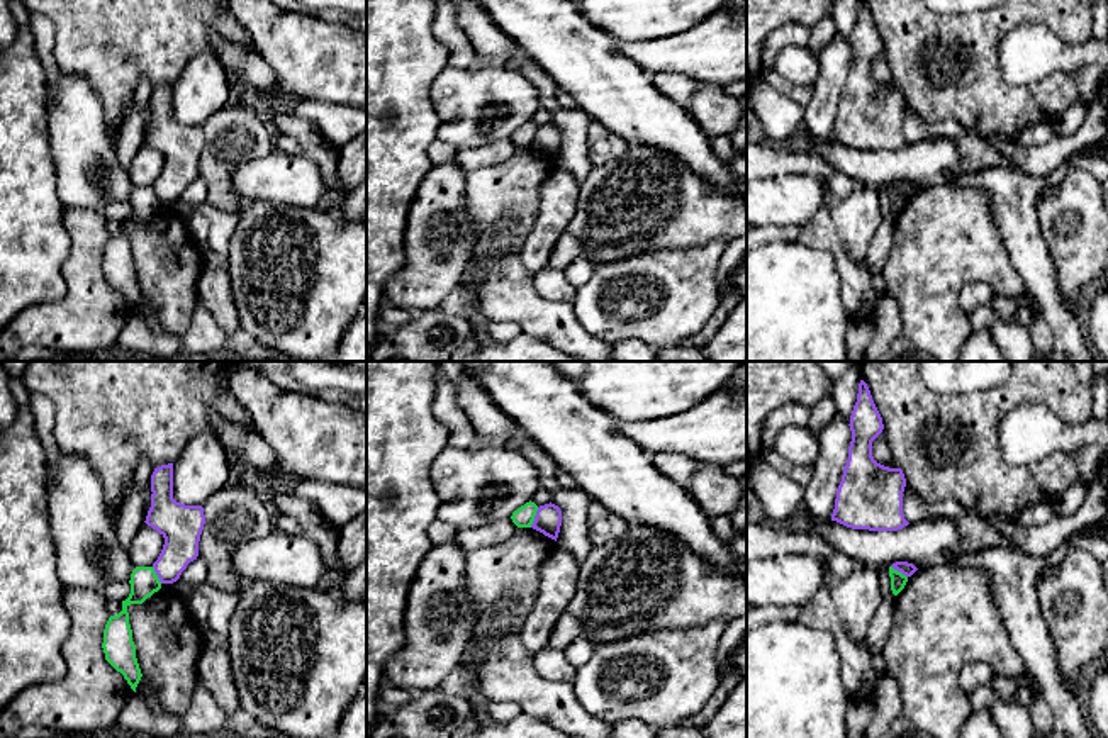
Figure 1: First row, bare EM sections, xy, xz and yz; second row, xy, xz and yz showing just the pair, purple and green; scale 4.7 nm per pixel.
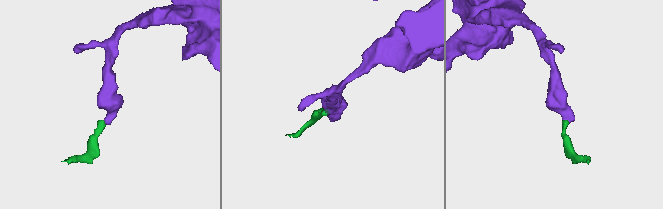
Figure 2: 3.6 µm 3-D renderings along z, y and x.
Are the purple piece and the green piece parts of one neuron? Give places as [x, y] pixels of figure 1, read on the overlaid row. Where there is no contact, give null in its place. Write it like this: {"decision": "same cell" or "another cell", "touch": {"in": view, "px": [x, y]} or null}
{"decision": "another cell", "touch": {"in": "xz", "px": [535, 518]}}

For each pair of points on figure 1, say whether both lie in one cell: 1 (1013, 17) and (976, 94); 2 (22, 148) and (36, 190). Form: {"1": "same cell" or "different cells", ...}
{"1": "same cell", "2": "same cell"}

